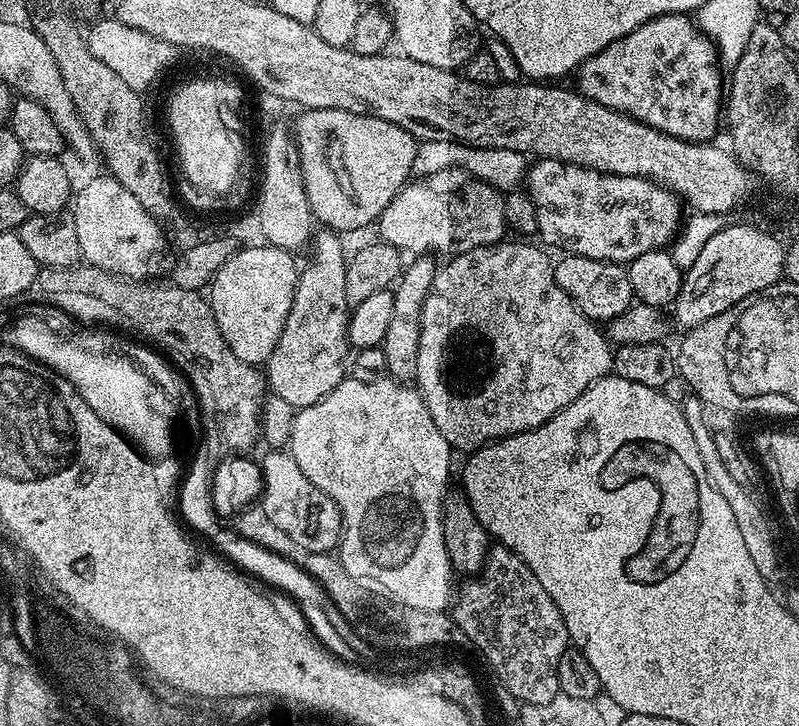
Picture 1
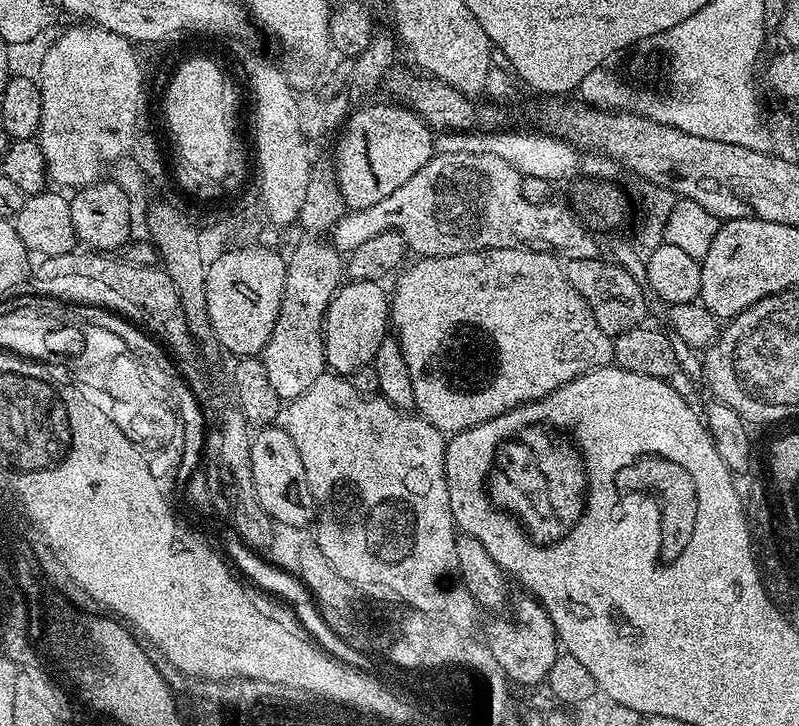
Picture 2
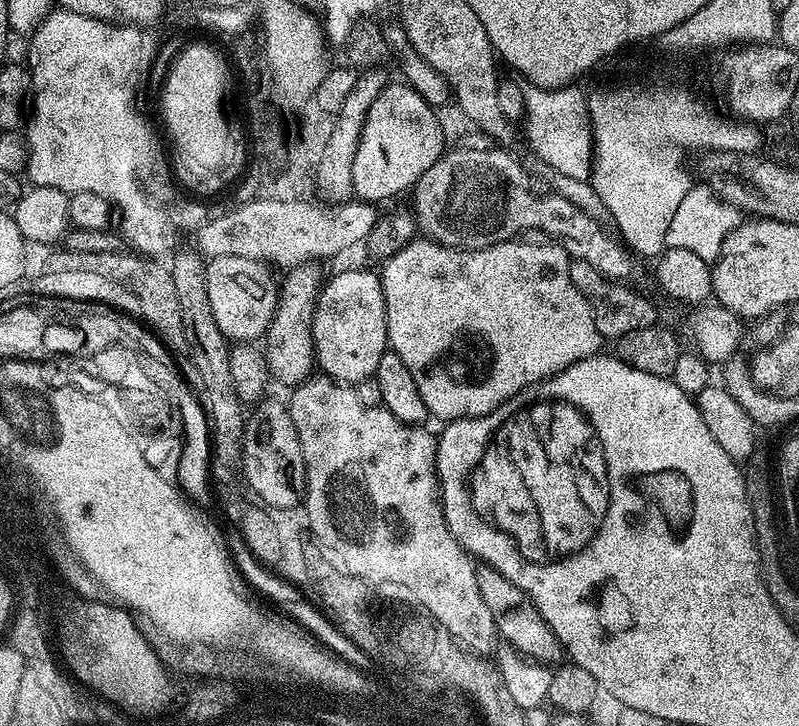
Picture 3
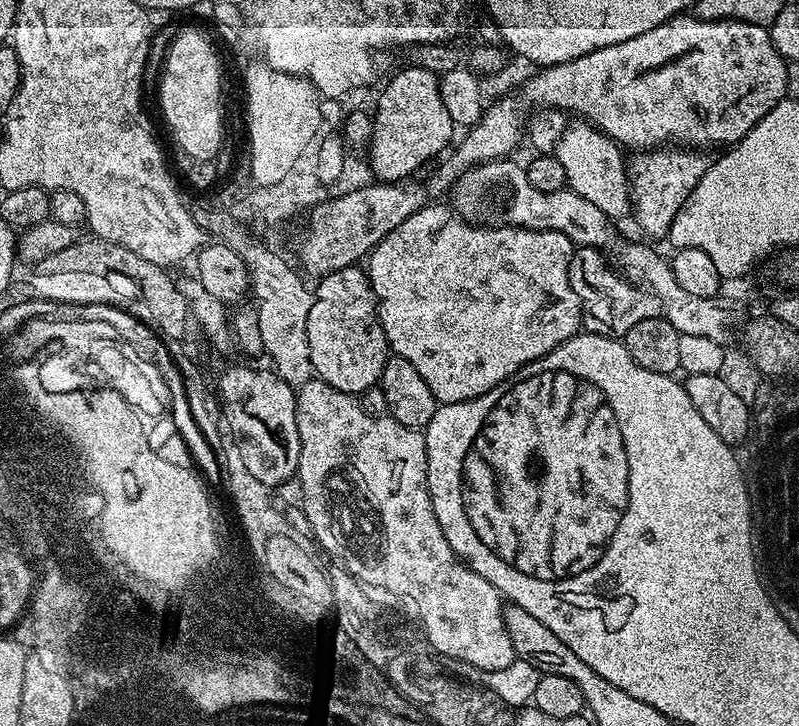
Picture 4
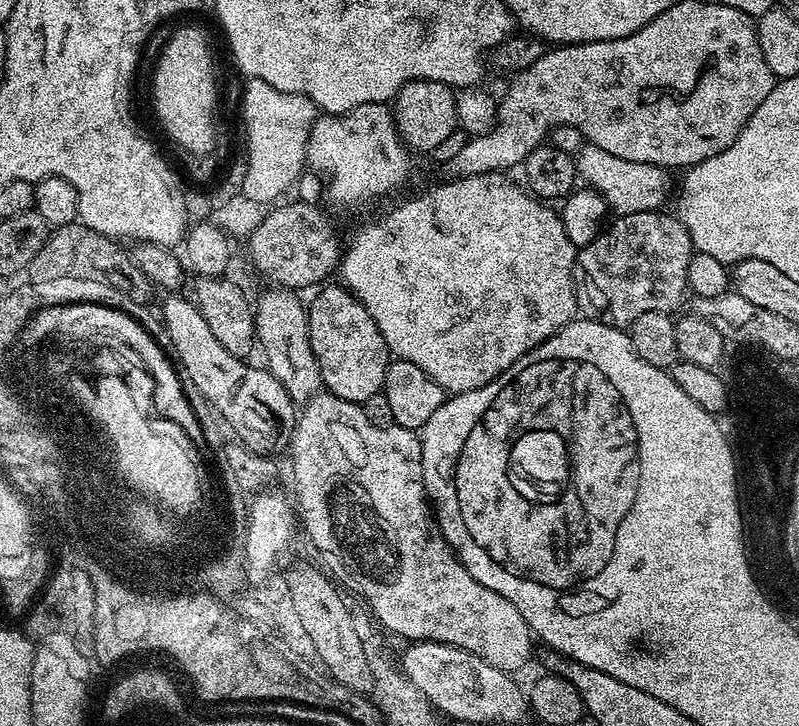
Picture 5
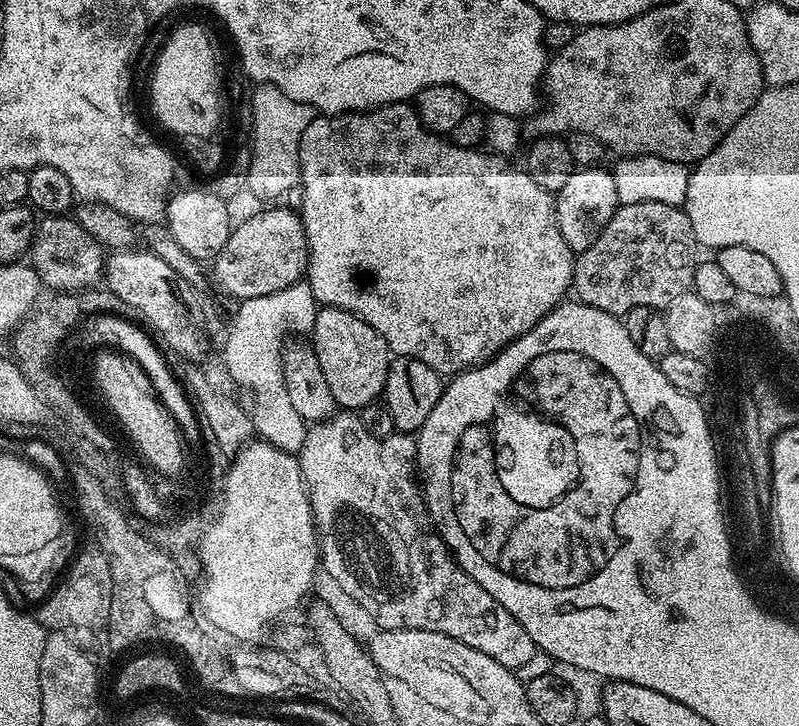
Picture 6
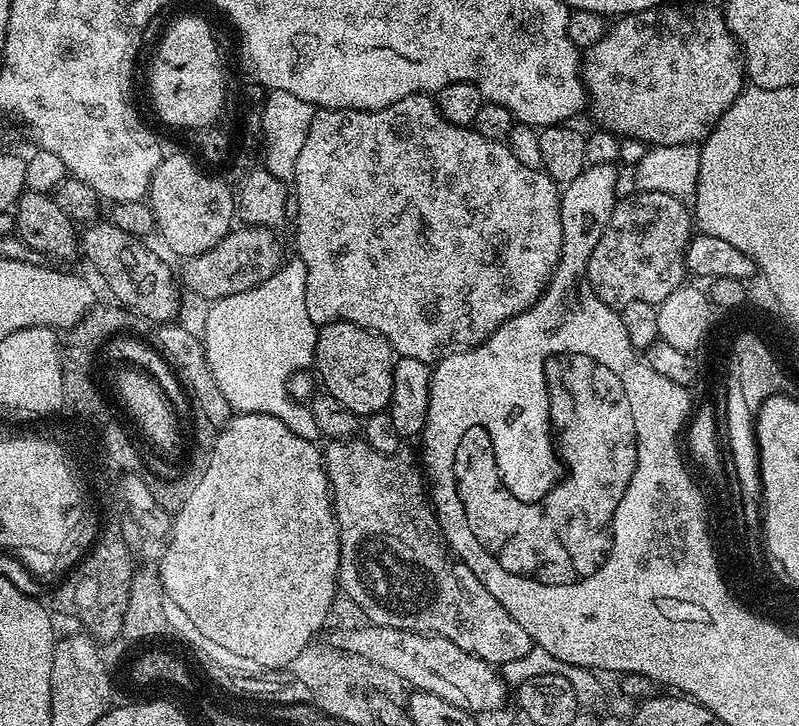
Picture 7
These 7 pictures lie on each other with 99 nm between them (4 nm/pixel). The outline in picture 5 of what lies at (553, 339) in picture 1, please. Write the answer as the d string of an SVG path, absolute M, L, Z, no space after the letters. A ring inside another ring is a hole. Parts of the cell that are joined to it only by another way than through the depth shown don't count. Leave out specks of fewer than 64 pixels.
M488 172L485 176L462 176L459 178L445 179L445 184L436 184L433 188L425 190L421 196L416 196L413 200L408 200L405 204L397 206L393 212L388 212L385 216L377 218L373 224L364 224L352 236L352 241L347 241L346 247L342 252L342 259L338 265L338 276L342 281L343 287L354 294L354 298L358 298L358 302L362 302L362 306L366 306L370 318L374 318L374 326L378 326L378 330L382 330L382 338L386 342L389 353L397 360L405 360L406 362L414 362L414 366L419 366L421 370L426 370L426 374L430 374L430 378L434 378L434 382L438 382L438 386L442 386L445 393L455 394L458 392L469 392L470 390L478 390L478 386L486 386L486 382L494 382L494 378L498 378L498 374L502 374L506 370L510 370L510 366L514 366L514 362L518 362L518 358L525 356L530 350L534 350L542 342L549 340L555 332L562 330L573 320L577 319L578 309L576 307L576 291L572 285L572 271L576 265L576 245L570 242L570 238L566 238L566 230L560 221L559 211L555 207L549 206L545 201L538 200L536 197L525 192L519 183L507 184L499 172Z

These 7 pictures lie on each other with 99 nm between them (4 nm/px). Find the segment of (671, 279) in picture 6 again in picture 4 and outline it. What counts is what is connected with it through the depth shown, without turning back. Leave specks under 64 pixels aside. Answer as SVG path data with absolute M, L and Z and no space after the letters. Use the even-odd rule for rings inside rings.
M577 247L570 258L568 273L570 286L574 294L578 294L587 331L596 332L600 336L623 338L633 326L638 326L638 322L646 322L646 318L658 318L664 314L662 302L658 302L652 293L643 288L635 288L625 280L598 248Z

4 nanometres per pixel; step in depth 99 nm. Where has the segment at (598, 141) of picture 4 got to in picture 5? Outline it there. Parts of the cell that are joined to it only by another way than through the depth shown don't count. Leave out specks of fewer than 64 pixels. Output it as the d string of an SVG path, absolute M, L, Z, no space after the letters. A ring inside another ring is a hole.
M589 143L575 153L574 159L579 179L600 193L616 216L654 212L665 207L669 176L665 169L642 162L626 162L626 158L618 158Z

